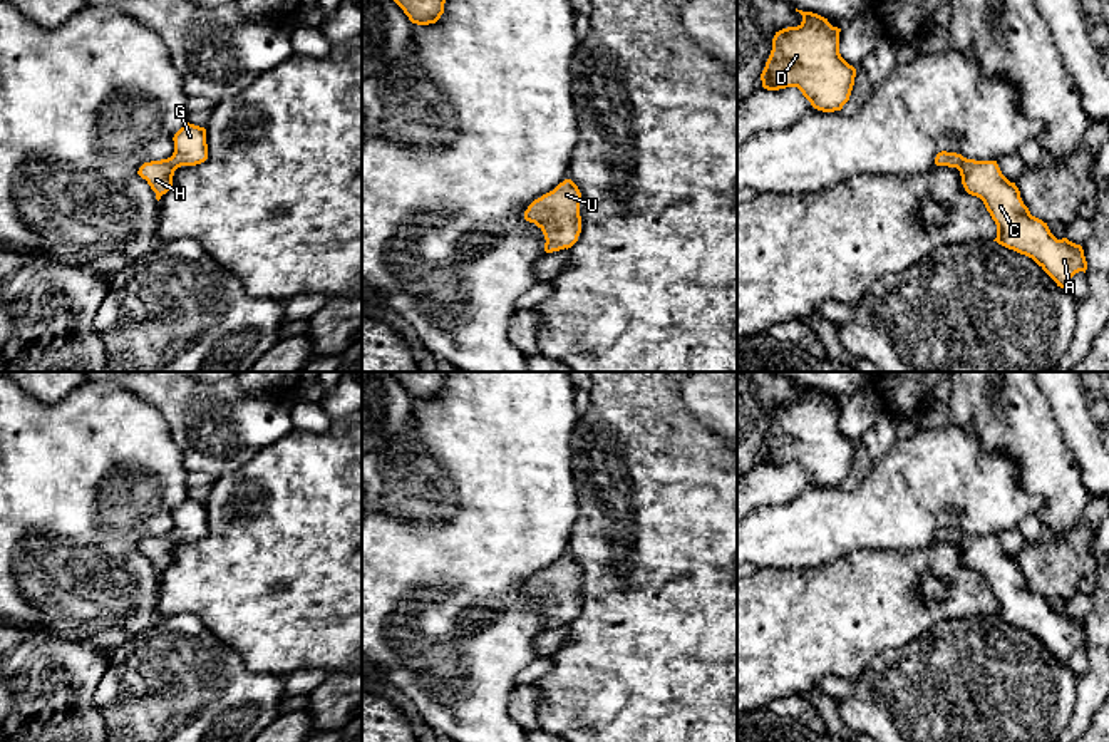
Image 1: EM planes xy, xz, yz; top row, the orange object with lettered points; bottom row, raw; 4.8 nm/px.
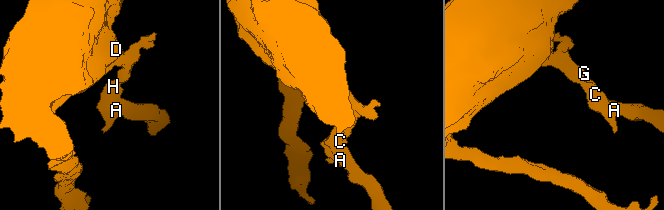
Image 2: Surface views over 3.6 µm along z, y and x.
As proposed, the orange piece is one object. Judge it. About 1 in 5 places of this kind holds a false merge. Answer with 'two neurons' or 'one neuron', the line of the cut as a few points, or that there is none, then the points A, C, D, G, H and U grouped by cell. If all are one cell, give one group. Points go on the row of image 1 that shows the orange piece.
one neuron; cut none; groups A C D G H U

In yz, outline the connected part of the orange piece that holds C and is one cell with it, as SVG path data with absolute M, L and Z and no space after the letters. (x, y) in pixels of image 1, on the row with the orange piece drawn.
M941 151L935 164L957 167L965 191L983 201L997 224L993 241L1032 258L1060 288L1067 288L1075 273L1086 273L1082 246L1067 238L1057 240L1047 223L1032 216L1019 188L1002 174L997 161L975 161Z

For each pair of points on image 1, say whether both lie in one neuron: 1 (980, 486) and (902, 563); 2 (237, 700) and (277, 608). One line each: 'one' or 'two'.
1: two
2: two

